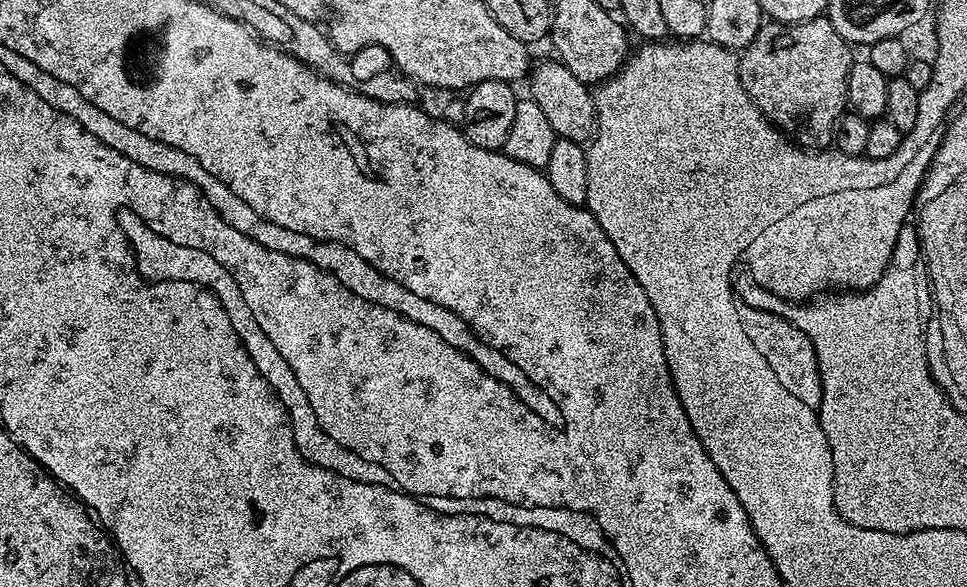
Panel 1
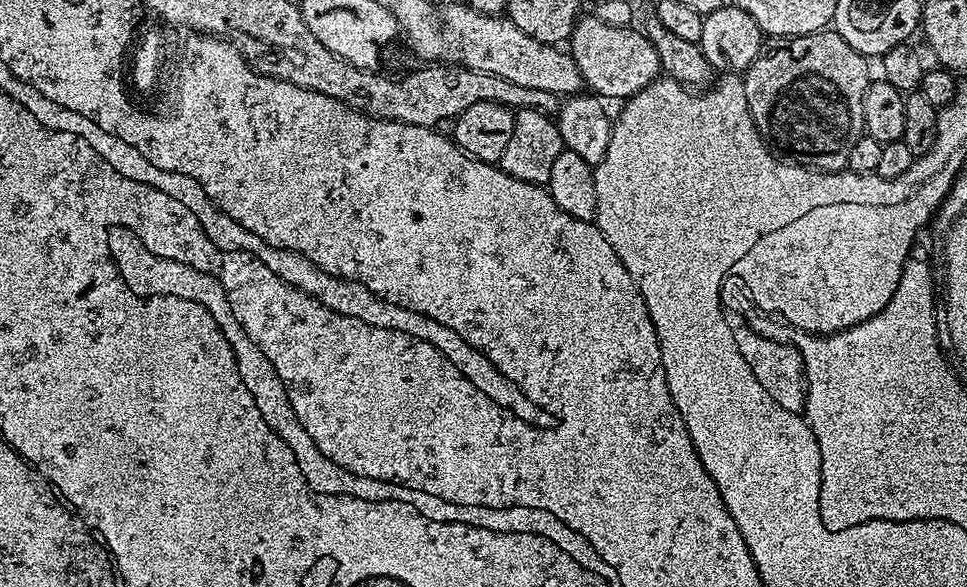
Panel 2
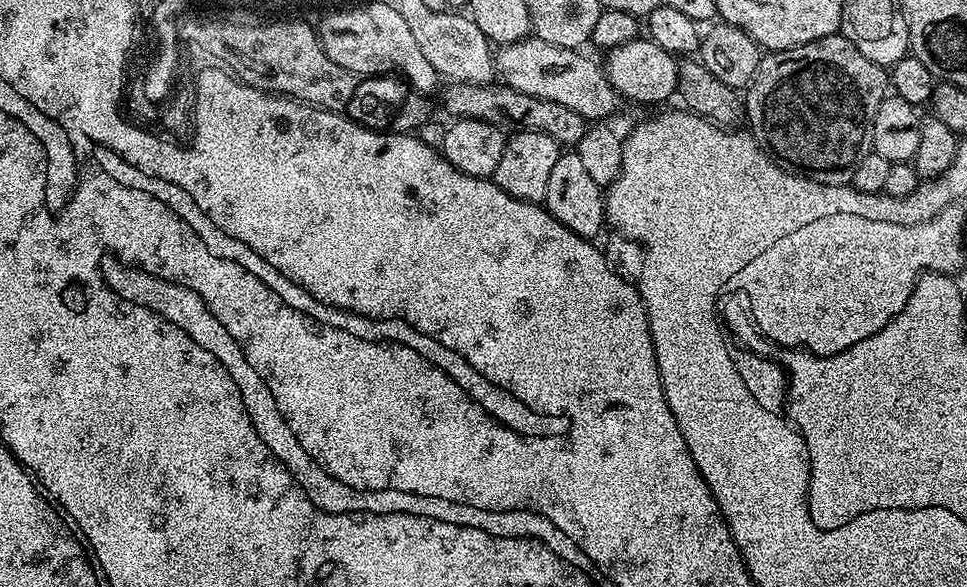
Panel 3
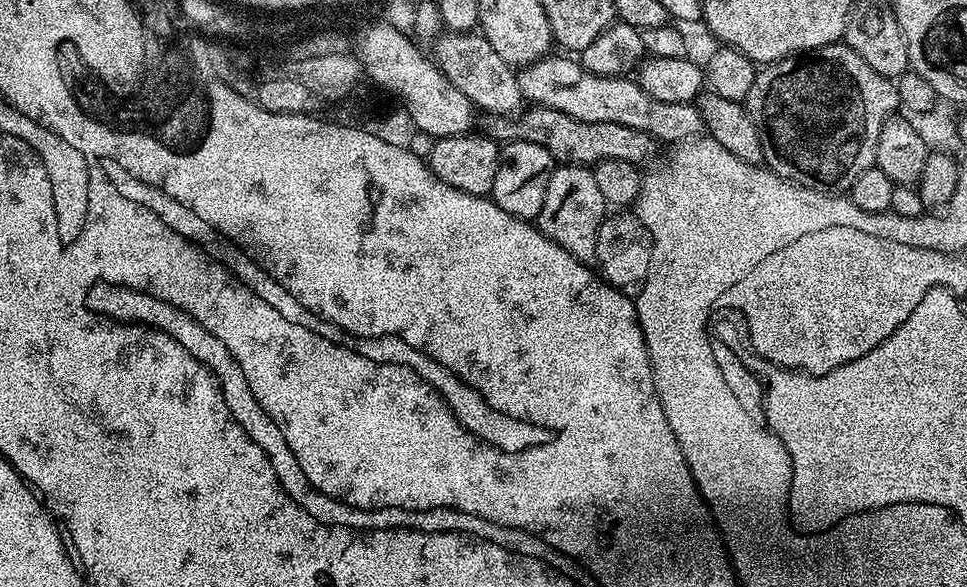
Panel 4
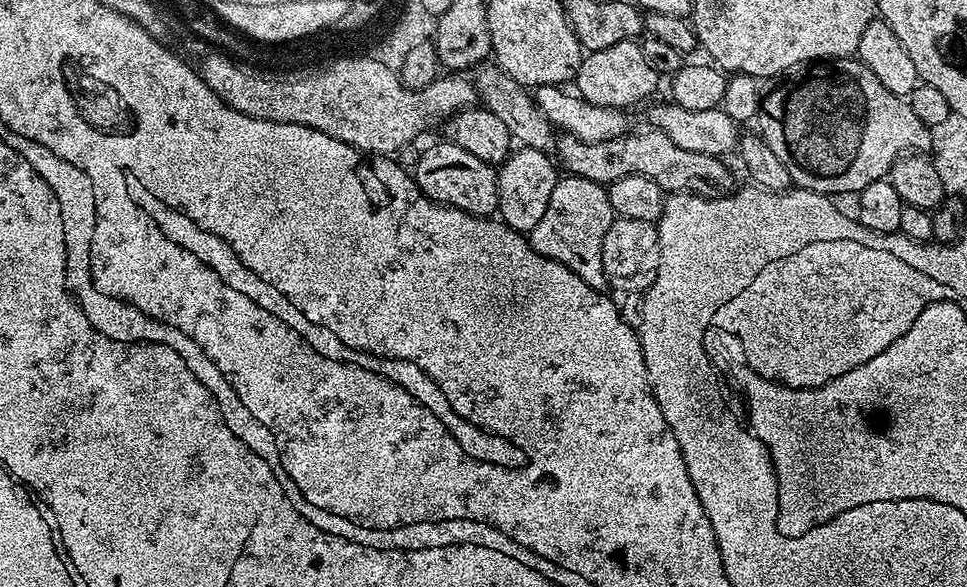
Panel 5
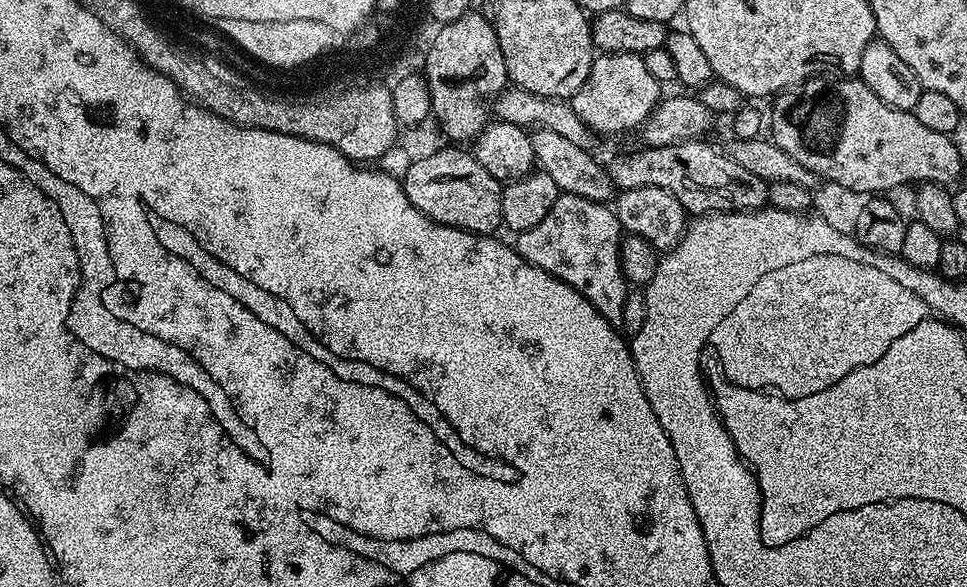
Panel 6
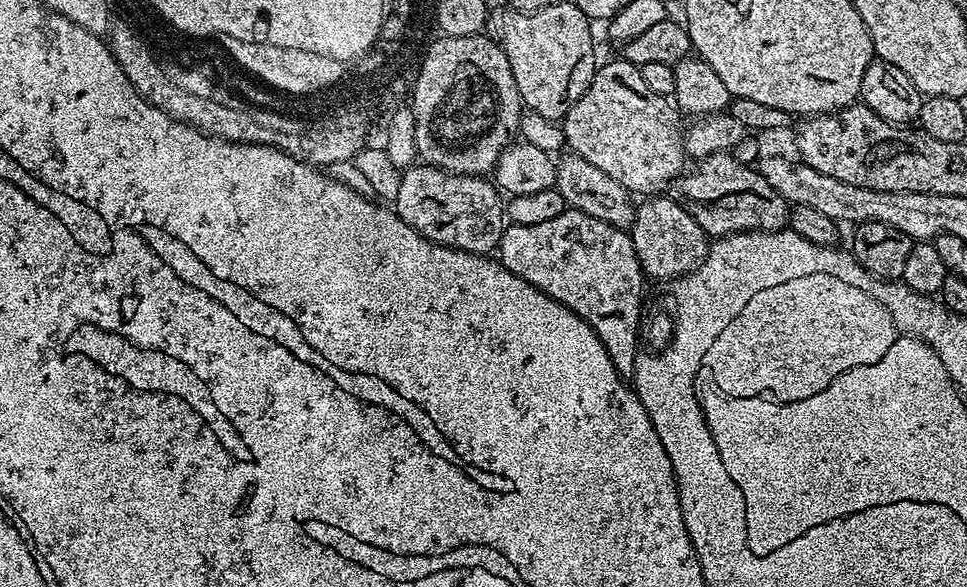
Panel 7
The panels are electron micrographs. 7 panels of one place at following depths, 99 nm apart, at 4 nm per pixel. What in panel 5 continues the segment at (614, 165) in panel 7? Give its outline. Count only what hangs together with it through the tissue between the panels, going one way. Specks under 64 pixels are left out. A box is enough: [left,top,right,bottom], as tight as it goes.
[574,40,658,110]

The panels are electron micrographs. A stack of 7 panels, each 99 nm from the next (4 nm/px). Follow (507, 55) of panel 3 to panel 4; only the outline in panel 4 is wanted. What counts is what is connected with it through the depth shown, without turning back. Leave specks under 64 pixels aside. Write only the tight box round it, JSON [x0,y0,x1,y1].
[519,54,705,146]

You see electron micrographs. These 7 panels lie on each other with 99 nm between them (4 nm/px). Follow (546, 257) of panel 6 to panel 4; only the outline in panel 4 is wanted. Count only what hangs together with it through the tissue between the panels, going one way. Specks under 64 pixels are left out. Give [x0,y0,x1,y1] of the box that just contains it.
[538,164,606,265]

